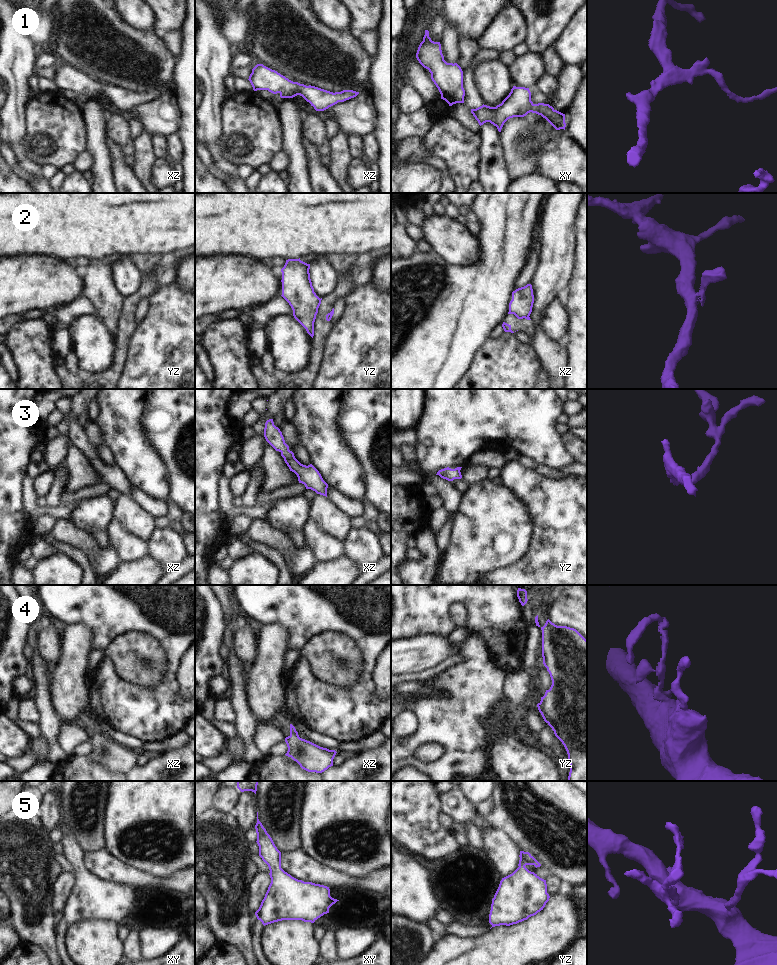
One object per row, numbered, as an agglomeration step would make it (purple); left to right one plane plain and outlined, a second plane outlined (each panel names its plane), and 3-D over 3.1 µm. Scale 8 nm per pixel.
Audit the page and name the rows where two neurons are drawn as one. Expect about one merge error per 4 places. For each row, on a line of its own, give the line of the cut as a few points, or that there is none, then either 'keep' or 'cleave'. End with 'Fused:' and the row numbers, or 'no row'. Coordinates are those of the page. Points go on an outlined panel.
1: no cut | keep
2: xz (528, 315), (517, 317) | cleave
3: no cut | keep
4: no cut | keep
5: no cut | keep
Fused: 2

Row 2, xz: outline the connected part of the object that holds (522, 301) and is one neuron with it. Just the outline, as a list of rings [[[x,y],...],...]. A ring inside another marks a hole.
[[[531,284],[518,288],[512,292],[512,300],[509,303],[509,312],[518,318],[530,316],[534,303],[534,295]]]

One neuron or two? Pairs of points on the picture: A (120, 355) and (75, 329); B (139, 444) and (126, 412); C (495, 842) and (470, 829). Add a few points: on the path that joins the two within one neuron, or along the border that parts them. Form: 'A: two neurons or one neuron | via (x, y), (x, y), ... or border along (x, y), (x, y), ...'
A: two neurons | border along (117, 338), (114, 361), (103, 372)
B: one neuron | via (131, 436), (127, 432), (127, 420)
C: two neurons | border along (480, 830), (483, 850)

